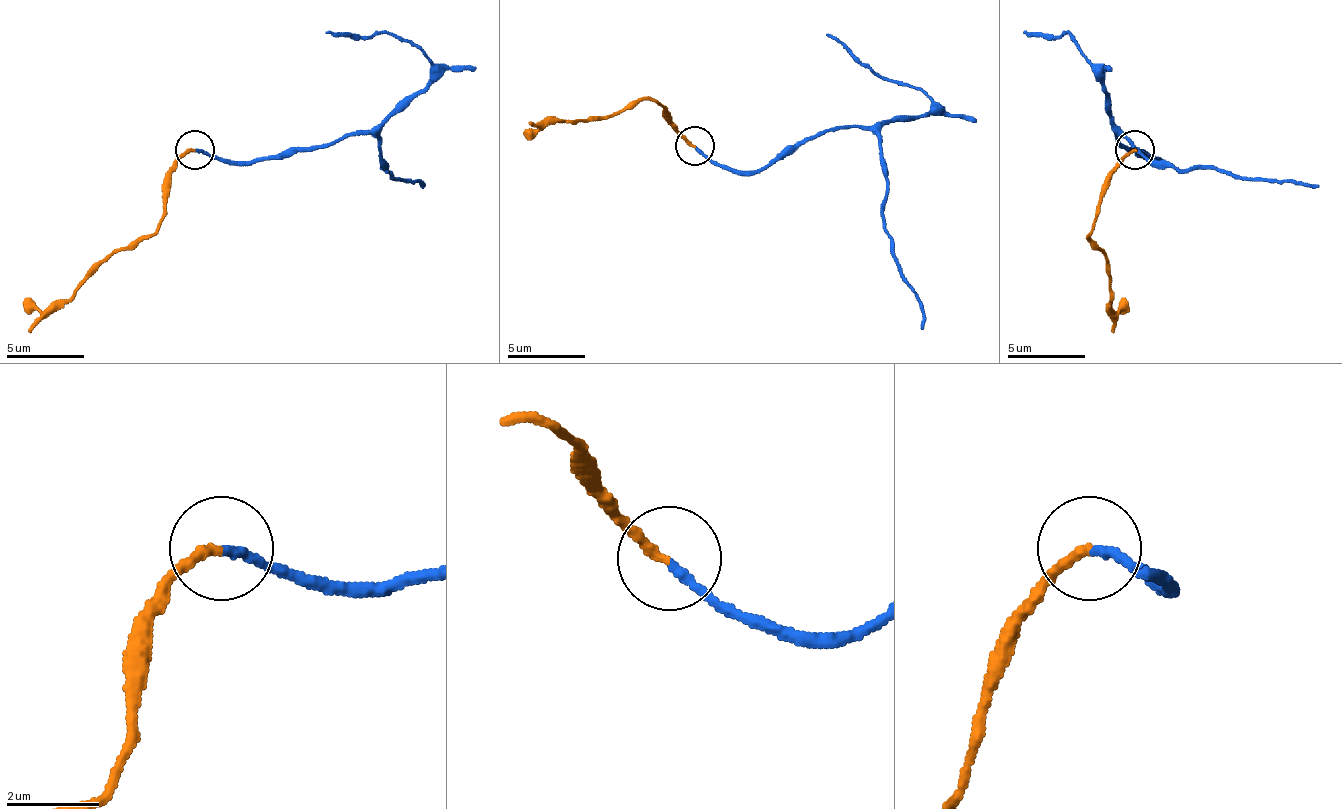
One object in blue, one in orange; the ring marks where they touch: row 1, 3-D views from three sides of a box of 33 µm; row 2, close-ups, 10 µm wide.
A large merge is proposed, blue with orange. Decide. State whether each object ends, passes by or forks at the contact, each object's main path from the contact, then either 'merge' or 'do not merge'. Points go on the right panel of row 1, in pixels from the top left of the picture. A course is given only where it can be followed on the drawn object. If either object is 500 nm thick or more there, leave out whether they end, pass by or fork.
blue ends; orange ends; course blue (1138, 148), (1153, 160), (1161, 160), (1118, 141), (1107, 90), (1068, 31), (1025, 31); course orange (1134, 148), (1111, 176), (1095, 226), (1087, 234), (1107, 258), (1111, 301), (1118, 308), (1122, 301); merge

